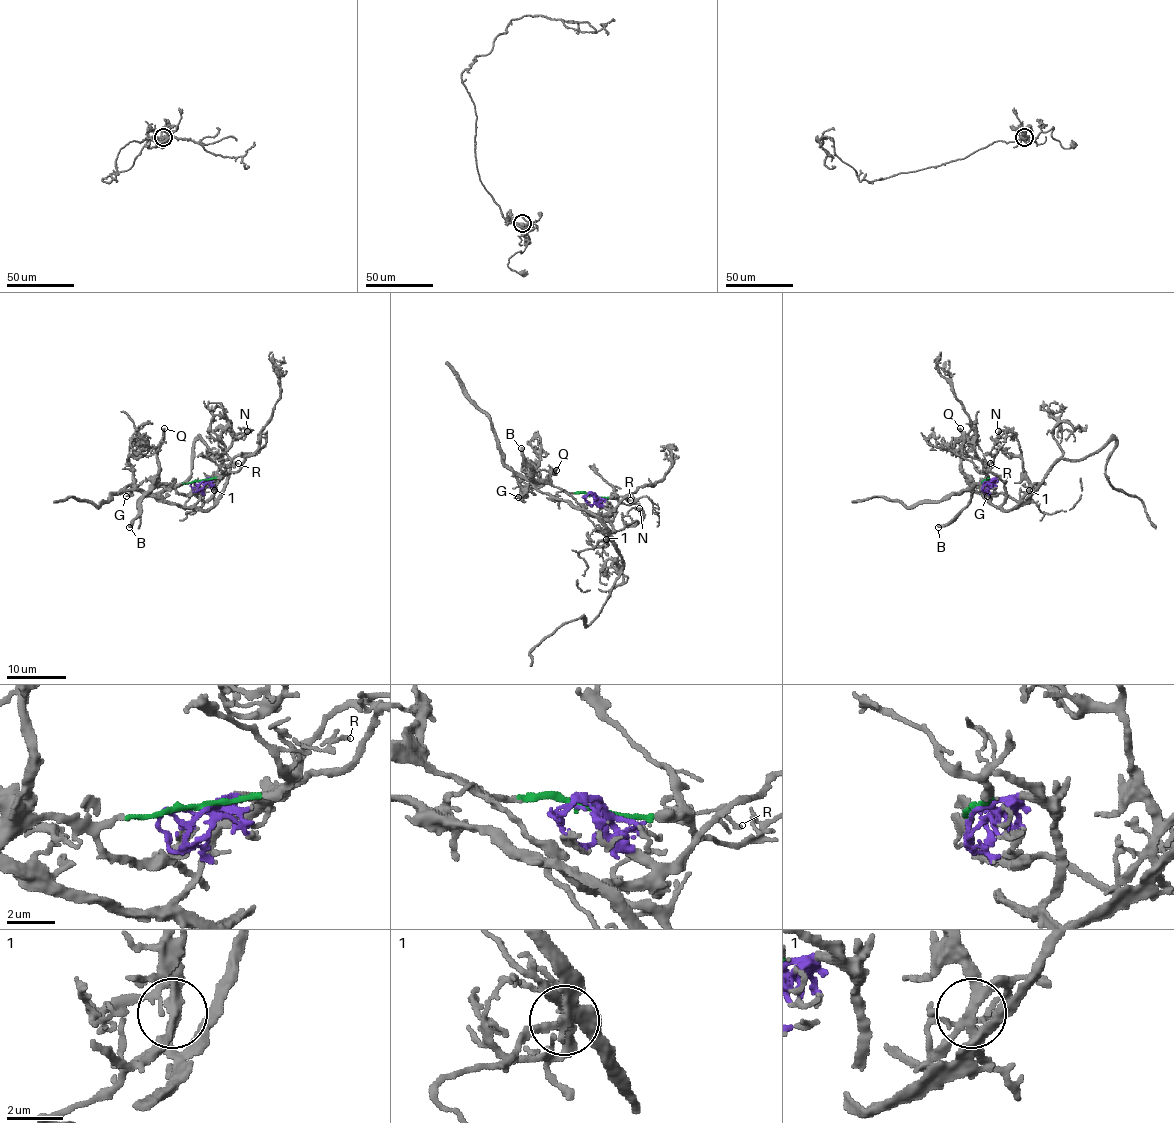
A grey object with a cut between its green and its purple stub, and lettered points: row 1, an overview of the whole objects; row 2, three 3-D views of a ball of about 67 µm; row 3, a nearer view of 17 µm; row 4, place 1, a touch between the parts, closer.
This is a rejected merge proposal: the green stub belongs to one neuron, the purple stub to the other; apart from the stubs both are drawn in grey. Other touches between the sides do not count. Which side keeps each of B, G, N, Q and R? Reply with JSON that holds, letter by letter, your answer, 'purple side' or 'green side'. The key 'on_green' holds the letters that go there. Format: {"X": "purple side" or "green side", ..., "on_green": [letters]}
{"B": "green side", "G": "purple side", "N": "purple side", "Q": "green side", "R": "green side", "on_green": ["B", "Q", "R"]}

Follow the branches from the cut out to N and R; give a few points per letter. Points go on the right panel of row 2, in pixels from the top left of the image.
N: (985, 481), (1002, 480), (1005, 509), (1015, 508), (1029, 497), (1029, 478), (1015, 433), (997, 432)
R: (985, 481), (985, 468), (990, 463)

